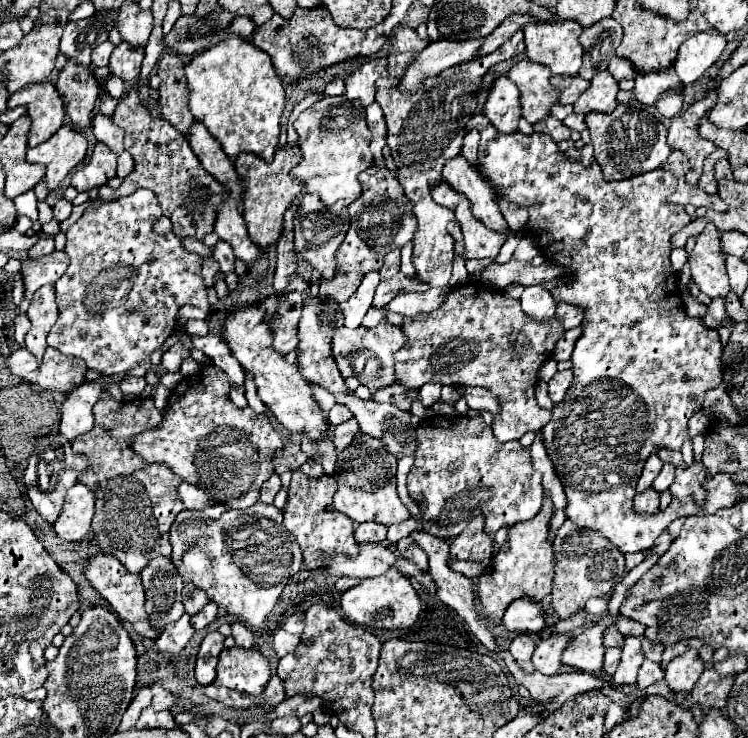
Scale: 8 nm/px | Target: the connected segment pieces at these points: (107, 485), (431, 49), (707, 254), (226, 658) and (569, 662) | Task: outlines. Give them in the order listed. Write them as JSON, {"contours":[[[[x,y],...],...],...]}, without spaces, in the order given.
{"contours":[[[[103,398],[95,404],[93,414],[95,428],[73,442],[73,450],[85,454],[89,460],[79,482],[97,494],[91,528],[101,550],[117,556],[129,572],[141,572],[155,556],[171,554],[169,528],[183,510],[183,502],[177,494],[179,482],[183,480],[175,476],[169,466],[143,462],[131,450],[131,438],[159,426],[163,414],[155,408],[153,398],[135,398],[129,402]]],[[[471,38],[463,42],[449,42],[449,40],[437,40],[429,44],[415,62],[407,68],[407,72],[401,78],[399,88],[405,92],[415,92],[423,84],[427,76],[435,76],[443,72],[445,68],[457,66],[461,62],[473,60],[475,54],[479,54],[479,46],[483,46],[483,38]]],[[[707,224],[697,236],[697,244],[689,256],[693,282],[709,298],[725,298],[729,294],[729,278],[725,270],[725,254],[721,234],[715,224]]],[[[241,646],[223,648],[217,664],[215,686],[235,688],[239,692],[259,696],[271,678],[267,658],[259,650],[245,650]]],[[[615,614],[603,618],[599,624],[583,630],[581,634],[573,636],[573,640],[567,642],[567,648],[561,656],[561,662],[565,666],[571,666],[575,670],[581,672],[589,672],[589,674],[597,674],[601,672],[603,666],[603,630],[613,624]]]]}

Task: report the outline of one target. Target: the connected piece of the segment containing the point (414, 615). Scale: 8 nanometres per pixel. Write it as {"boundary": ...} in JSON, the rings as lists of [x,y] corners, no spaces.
{"boundary":[[[391,568],[379,578],[367,578],[359,586],[341,594],[341,610],[345,618],[353,624],[371,626],[371,628],[409,628],[415,624],[421,612],[421,600],[411,582]]]}

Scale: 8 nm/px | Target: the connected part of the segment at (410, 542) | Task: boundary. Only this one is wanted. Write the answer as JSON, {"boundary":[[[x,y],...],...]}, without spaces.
{"boundary":[[[403,538],[403,540],[399,540],[395,546],[397,546],[399,556],[403,556],[403,558],[407,558],[407,560],[413,560],[419,568],[427,570],[427,554],[423,554],[423,550],[415,544],[413,538]]]}

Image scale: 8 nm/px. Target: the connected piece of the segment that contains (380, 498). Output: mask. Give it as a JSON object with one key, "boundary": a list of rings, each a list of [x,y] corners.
{"boundary":[[[357,434],[355,442],[341,454],[341,464],[335,476],[339,476],[339,488],[335,494],[335,510],[349,516],[353,522],[377,522],[383,526],[391,526],[407,520],[411,514],[407,506],[401,502],[395,486],[397,460],[381,446],[379,440],[371,440],[365,434]]]}

